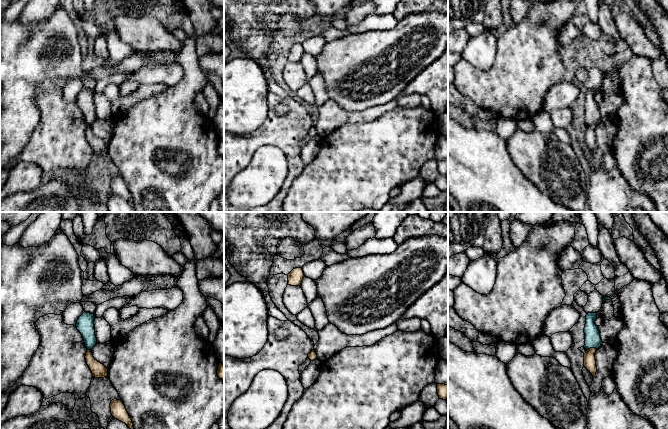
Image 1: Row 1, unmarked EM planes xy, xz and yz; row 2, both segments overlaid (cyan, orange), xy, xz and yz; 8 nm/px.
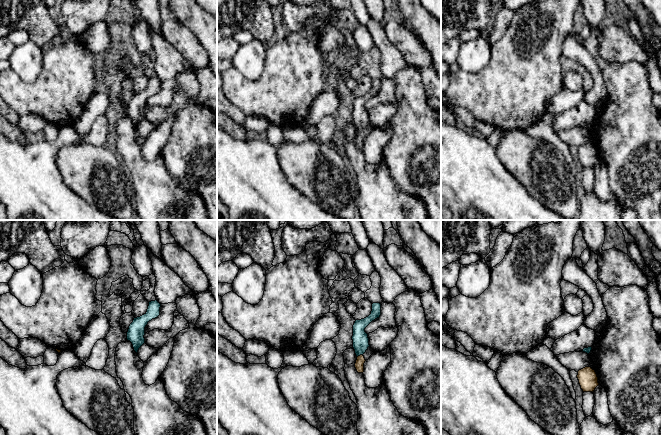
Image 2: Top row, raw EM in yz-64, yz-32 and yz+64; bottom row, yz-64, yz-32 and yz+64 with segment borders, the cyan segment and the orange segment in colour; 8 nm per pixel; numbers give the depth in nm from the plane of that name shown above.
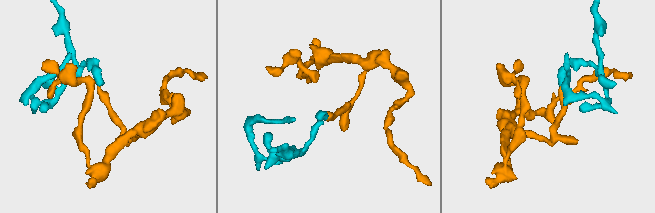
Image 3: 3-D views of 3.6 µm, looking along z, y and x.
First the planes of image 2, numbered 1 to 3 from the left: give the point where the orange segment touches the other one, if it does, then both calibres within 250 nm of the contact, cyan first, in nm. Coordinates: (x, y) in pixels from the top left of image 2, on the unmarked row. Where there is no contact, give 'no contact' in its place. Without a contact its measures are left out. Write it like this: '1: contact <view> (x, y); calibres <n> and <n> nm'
1: no contact
2: contact yz-32 (359, 131); calibres 130 and 80 nm
3: no contact

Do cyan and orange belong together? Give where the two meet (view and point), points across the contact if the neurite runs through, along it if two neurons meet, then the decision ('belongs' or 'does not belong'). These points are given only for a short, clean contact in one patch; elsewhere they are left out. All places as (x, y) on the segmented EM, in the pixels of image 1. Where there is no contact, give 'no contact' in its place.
yz (591, 347) | along yz (596, 348), (589, 348), (587, 350) | does not belong

